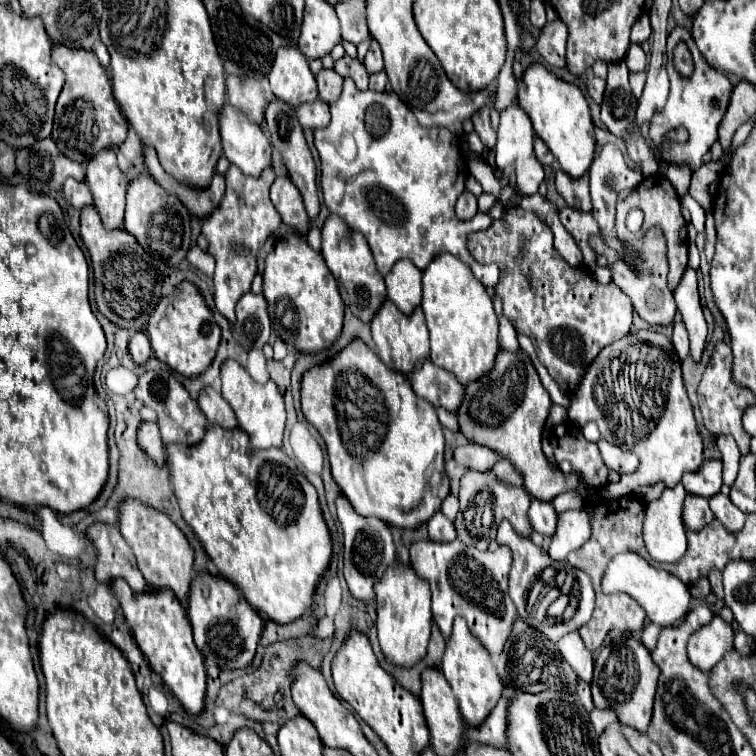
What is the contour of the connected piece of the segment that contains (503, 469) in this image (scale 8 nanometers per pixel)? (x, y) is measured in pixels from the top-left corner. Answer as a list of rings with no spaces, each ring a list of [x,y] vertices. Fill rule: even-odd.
[[[499,460],[493,468],[495,476],[499,476],[499,480],[503,480],[503,484],[511,484],[515,488],[521,488],[523,486],[523,480],[521,480],[521,474],[507,462],[507,460]]]

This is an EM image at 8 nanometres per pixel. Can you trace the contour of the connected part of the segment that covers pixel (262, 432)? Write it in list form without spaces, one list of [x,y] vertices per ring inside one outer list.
[[[225,360],[221,366],[221,382],[223,382],[223,398],[231,404],[239,428],[249,434],[253,450],[281,446],[283,440],[283,428],[285,428],[285,404],[283,394],[279,392],[277,384],[273,380],[267,380],[265,384],[255,382],[245,368],[235,360]]]

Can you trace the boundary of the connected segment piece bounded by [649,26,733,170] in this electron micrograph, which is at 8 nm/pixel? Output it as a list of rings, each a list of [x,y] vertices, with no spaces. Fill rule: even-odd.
[[[677,26],[671,30],[671,34],[667,36],[667,72],[669,72],[669,80],[671,80],[671,92],[669,92],[669,98],[667,98],[667,104],[665,108],[651,118],[651,130],[649,130],[649,136],[651,140],[657,144],[657,148],[661,148],[661,142],[663,142],[663,136],[667,130],[675,130],[675,128],[685,128],[689,132],[689,142],[683,144],[681,148],[673,148],[669,154],[661,152],[663,160],[679,160],[679,162],[687,162],[691,166],[691,170],[697,170],[701,164],[703,164],[703,156],[711,150],[713,142],[717,140],[717,128],[719,128],[719,122],[723,120],[725,112],[727,112],[727,106],[729,106],[729,98],[731,98],[731,92],[733,92],[733,86],[731,82],[727,80],[727,76],[717,70],[717,68],[711,68],[711,64],[707,64],[707,60],[703,60],[701,52],[695,48],[695,40],[691,40],[691,32],[683,26]],[[677,42],[687,42],[691,54],[693,54],[693,62],[695,62],[695,72],[691,78],[681,78],[677,74],[677,70],[673,68],[673,48]]]

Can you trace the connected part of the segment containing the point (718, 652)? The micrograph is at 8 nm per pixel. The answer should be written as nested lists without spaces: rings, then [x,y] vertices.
[[[715,616],[715,620],[709,626],[701,628],[691,636],[687,646],[689,660],[699,670],[709,672],[715,664],[719,664],[719,660],[723,660],[723,656],[729,650],[733,650],[733,636],[733,626],[727,624],[723,618]]]

